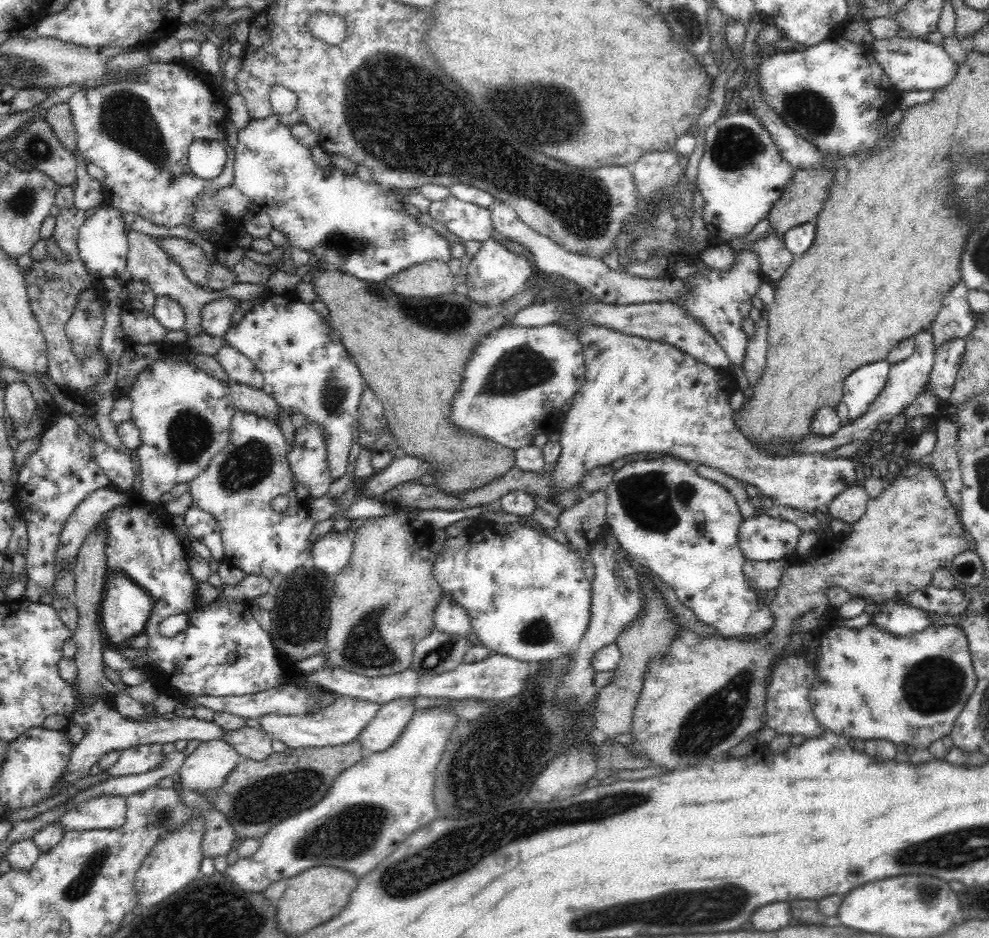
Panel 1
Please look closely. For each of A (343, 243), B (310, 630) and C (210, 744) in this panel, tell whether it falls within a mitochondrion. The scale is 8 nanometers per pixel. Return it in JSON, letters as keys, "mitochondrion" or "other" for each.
{"A":"mitochondrion","B":"mitochondrion","C":"other"}

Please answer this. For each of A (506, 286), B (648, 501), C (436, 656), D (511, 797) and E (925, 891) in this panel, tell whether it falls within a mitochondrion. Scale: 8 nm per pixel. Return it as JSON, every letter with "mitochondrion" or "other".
{"A":"other","B":"mitochondrion","C":"mitochondrion","D":"mitochondrion","E":"mitochondrion"}

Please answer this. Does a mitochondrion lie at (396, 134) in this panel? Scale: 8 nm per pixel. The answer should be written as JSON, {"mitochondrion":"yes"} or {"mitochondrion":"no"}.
{"mitochondrion":"yes"}

